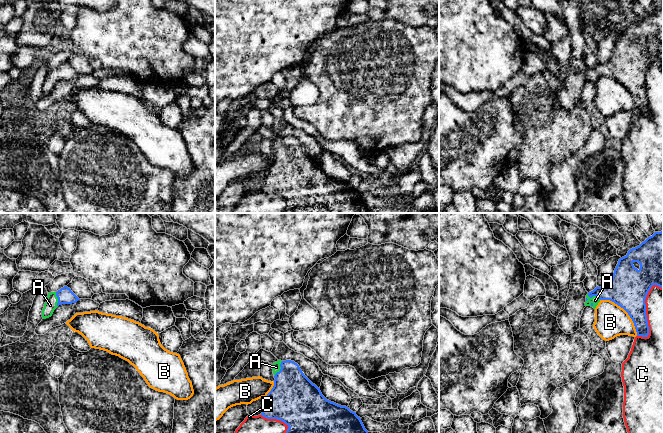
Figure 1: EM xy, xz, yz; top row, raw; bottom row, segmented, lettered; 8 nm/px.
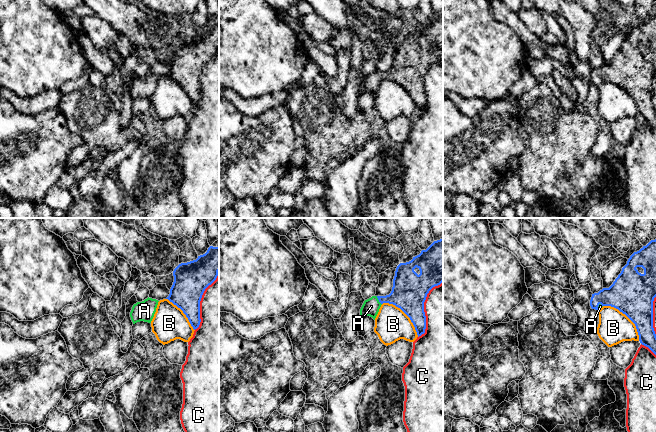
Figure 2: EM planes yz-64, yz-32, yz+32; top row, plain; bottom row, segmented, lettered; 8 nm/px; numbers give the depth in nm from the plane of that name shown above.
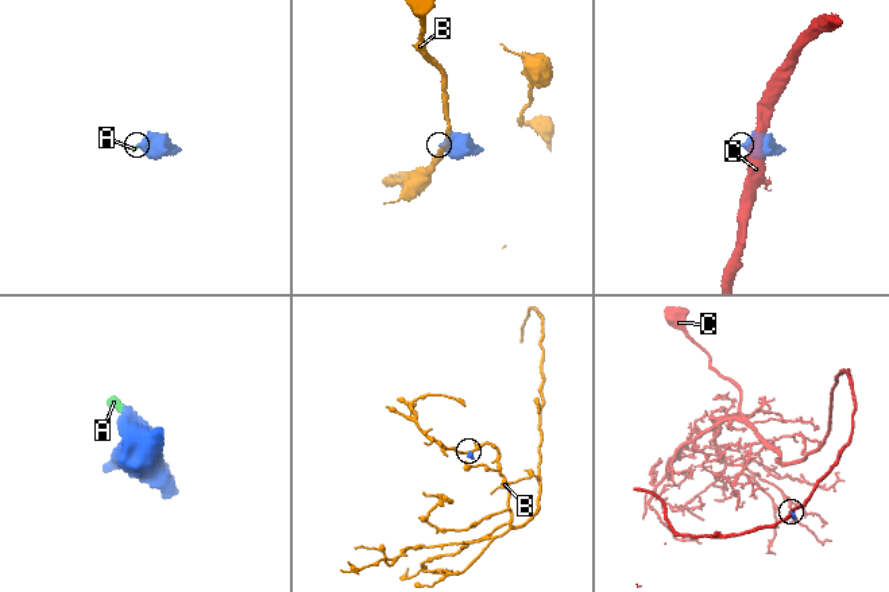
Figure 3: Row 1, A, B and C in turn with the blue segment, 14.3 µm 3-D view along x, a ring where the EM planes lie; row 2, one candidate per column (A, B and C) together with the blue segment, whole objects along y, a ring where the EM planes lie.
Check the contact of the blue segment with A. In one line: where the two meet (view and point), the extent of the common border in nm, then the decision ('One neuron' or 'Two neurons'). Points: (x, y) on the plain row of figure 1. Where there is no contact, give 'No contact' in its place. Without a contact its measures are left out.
Touches blue at xz (280, 145). Shared border 140 nm. One neuron

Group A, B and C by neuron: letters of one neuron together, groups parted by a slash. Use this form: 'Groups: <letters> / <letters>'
Groups: A / B / C

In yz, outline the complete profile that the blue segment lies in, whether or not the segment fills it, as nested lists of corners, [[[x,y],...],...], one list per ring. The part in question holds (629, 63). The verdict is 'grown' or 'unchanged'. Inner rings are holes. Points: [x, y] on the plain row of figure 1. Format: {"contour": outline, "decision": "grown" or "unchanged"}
{"contour": [[[663,6],[620,34],[610,60],[589,68],[585,82],[595,85],[601,76],[610,76],[628,89],[637,112],[648,113],[645,75],[653,61],[663,64]]], "decision": "grown"}

